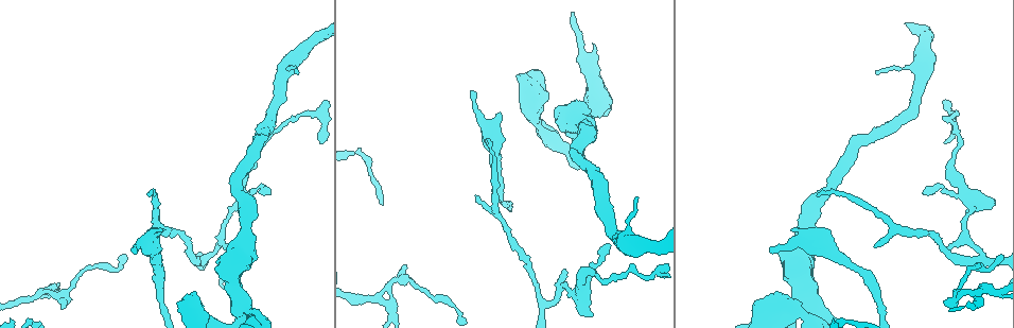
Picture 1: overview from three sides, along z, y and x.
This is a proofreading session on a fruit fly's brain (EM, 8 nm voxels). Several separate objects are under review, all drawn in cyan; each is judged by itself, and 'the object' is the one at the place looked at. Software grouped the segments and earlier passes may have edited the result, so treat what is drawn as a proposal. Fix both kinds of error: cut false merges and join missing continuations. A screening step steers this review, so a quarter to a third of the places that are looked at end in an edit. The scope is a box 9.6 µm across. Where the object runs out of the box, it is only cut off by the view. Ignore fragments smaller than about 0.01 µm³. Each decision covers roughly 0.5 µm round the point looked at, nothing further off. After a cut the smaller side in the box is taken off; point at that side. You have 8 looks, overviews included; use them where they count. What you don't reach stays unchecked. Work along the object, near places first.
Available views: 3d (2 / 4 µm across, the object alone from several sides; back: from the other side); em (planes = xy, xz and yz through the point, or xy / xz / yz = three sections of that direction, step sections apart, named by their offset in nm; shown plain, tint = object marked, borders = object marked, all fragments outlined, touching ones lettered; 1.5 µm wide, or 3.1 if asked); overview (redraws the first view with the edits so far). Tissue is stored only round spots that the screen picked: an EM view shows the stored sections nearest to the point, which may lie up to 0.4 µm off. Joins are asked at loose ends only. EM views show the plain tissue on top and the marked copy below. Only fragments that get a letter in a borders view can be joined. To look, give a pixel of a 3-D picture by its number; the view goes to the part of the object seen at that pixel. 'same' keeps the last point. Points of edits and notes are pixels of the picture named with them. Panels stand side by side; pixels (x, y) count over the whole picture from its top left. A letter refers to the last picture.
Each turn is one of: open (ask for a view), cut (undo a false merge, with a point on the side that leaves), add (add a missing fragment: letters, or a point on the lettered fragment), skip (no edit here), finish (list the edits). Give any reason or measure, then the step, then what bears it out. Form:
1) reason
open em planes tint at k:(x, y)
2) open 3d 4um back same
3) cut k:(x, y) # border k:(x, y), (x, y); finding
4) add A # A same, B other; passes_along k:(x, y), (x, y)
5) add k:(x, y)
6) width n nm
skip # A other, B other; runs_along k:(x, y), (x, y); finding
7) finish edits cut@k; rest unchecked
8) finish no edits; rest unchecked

tapers out
open 3d 2um at 1:(224, 250)

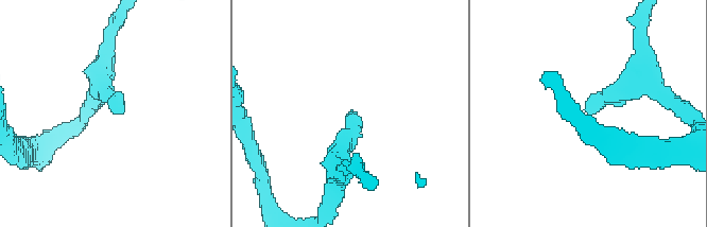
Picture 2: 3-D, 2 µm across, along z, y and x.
need the tissue
open em planes borders at 2:(113, 112)

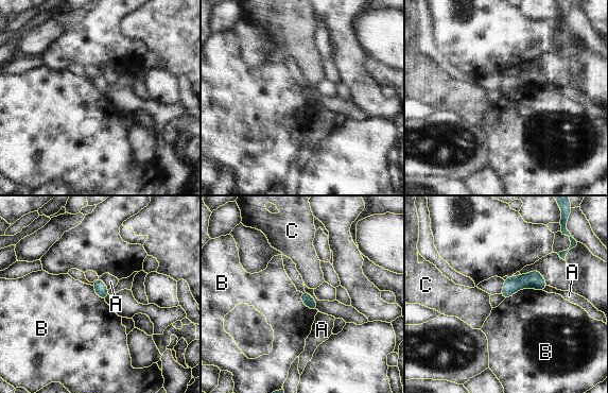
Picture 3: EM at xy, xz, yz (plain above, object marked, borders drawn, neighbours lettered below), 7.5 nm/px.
skip # A other, B other, C other; border 3:(542, 289), (522, 288), (504, 300); none of them fits

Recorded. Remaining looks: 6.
branch stops here
open em planes borders at 1:(609, 247)

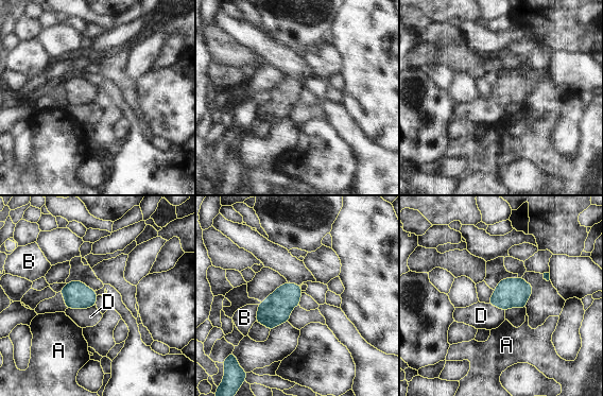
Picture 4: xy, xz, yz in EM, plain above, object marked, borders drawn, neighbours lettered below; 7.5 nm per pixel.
longest_contact D 220 nm
skip # A other, B other, D other; border 4:(96, 305), (84, 309), (67, 309); none of them fits

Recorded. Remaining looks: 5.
free end
open em planes borders at 1:(488, 140)

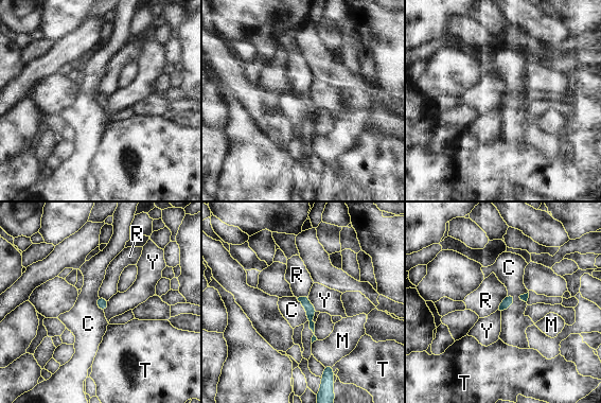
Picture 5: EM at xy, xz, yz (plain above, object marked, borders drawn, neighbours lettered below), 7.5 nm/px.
width 80 nm
skip # C other, M other, R other, T other, Y other; border 5:(513, 294), (514, 301), (501, 311); no lettered fragment goes on from it

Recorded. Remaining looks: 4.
finish no edits; rest unchecked

